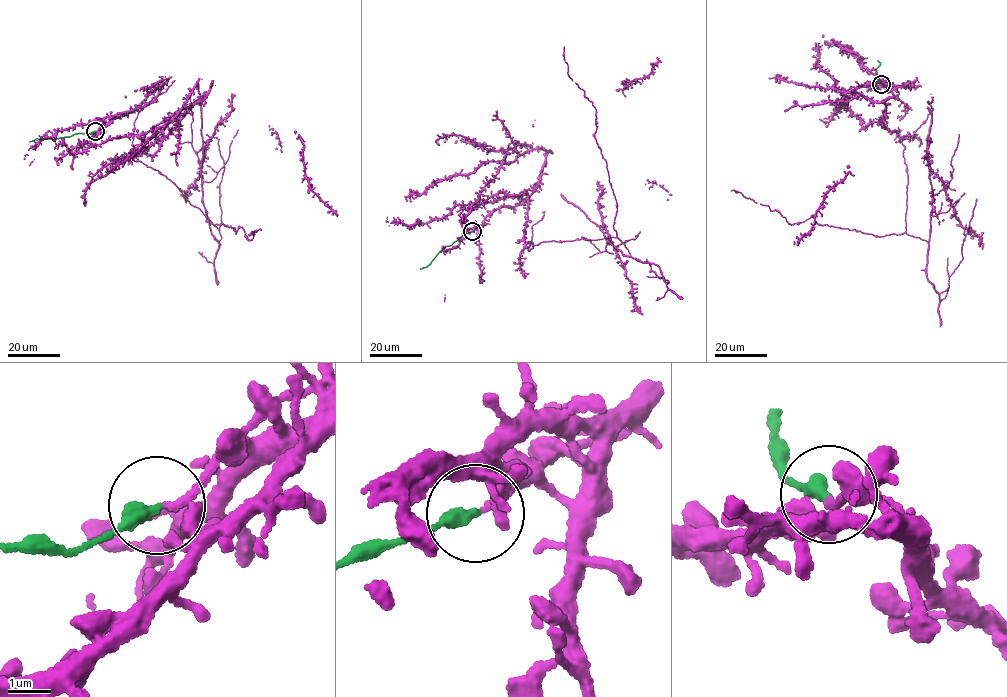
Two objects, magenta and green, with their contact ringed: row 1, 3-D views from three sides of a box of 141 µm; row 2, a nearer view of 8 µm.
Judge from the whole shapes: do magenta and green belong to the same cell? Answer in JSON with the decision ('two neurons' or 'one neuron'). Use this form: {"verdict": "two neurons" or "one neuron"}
{"verdict": "one neuron"}

